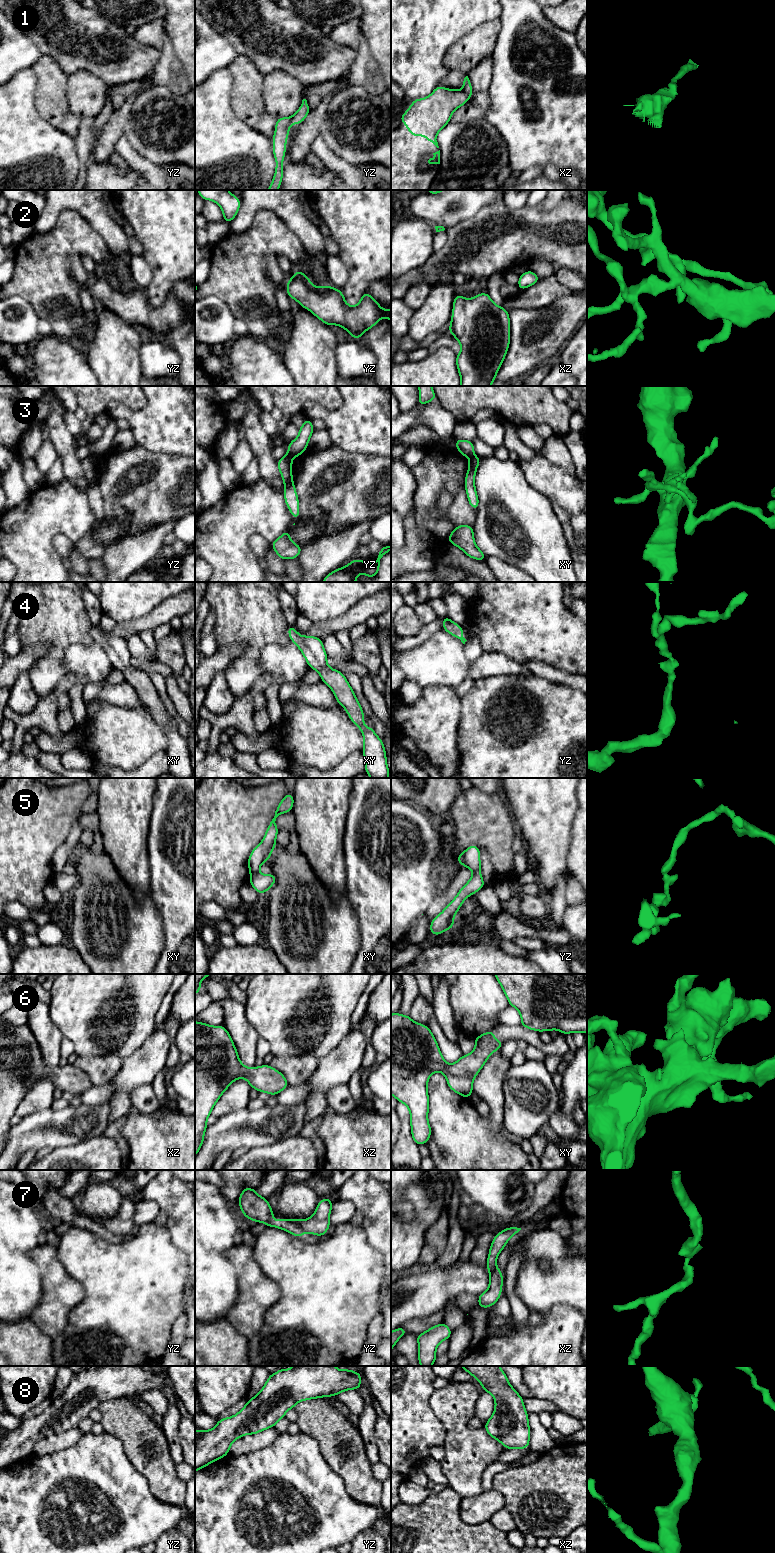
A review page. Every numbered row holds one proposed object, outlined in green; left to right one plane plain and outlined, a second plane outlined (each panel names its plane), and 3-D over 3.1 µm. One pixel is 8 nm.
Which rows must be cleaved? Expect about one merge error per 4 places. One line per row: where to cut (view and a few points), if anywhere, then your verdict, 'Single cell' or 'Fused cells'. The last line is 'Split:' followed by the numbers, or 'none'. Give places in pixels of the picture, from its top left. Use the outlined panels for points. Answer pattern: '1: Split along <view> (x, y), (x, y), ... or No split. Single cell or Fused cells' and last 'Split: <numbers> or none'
1: Split along yz (292, 117), (290, 123). Fused cells
2: No split. Single cell
3: Split along yz (286, 455), (291, 459). Fused cells
4: No split. Single cell
5: Split along xy (258, 872), (251, 875). Fused cells
6: No split. Single cell
7: Split along yz (289, 1219), (304, 1230). Fused cells
8: No split. Single cell
Split: 1, 3, 5, 7

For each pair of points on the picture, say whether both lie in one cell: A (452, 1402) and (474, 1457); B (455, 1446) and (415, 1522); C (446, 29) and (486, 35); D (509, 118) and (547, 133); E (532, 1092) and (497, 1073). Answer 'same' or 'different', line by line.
A: same
B: different
C: different
D: same
E: different

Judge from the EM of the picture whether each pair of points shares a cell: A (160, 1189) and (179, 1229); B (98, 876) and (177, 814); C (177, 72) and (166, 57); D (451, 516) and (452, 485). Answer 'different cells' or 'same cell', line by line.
A: same cell
B: different cells
C: different cells
D: different cells

